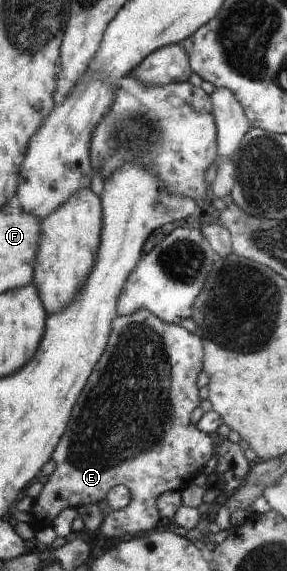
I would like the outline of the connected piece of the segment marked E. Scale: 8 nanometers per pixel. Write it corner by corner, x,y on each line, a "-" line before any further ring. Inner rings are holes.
145,309
132,315
117,316
112,322
112,331
105,357
101,357
97,373
89,377
89,385
85,387
85,393
81,393
77,409
73,409
69,433
65,433
65,441
56,446
57,453
52,454
52,463
56,466
54,473
44,479
43,491
29,512
33,517
30,526
33,533
46,526
53,528
53,522
65,513
65,509
79,511
83,505
97,504
117,485
125,485
135,501
133,531
129,531
129,535
139,536
143,531
151,531
159,521
157,499
166,492
181,492
191,486
197,471
201,473
213,455
213,439
189,421
193,405
195,409
199,407
196,382
205,357
201,339
179,324
162,321

